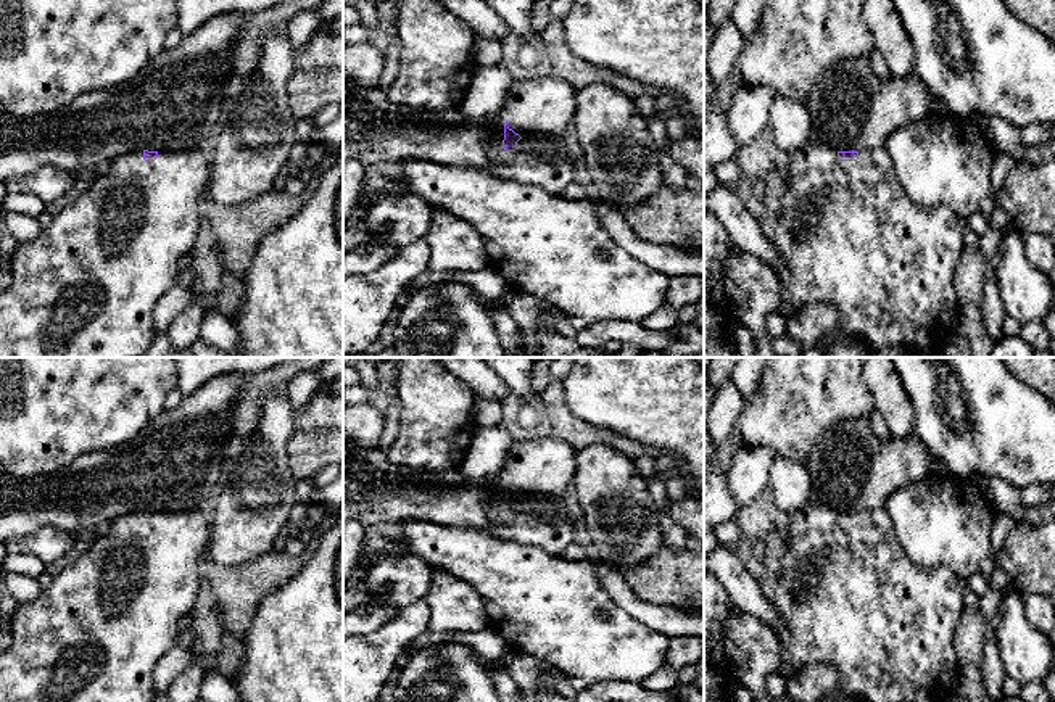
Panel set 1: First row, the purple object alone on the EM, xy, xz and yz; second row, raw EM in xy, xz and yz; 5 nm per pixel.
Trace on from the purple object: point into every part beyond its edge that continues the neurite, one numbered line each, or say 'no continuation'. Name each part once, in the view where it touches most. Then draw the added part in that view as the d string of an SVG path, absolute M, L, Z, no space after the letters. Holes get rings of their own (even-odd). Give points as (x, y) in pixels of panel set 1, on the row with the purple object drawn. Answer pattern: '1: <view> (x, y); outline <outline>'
1: xz (545, 107); outline M557 76L517 79L501 109L493 116L494 135L486 151L493 169L486 172L520 184L533 184L554 195L575 180L575 166L567 156L564 135L573 124L577 90ZM504 126L519 135L541 135L552 143L543 155L506 151Z

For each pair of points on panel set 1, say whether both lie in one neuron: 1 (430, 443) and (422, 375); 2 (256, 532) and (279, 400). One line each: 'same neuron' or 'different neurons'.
1: same neuron
2: same neuron

